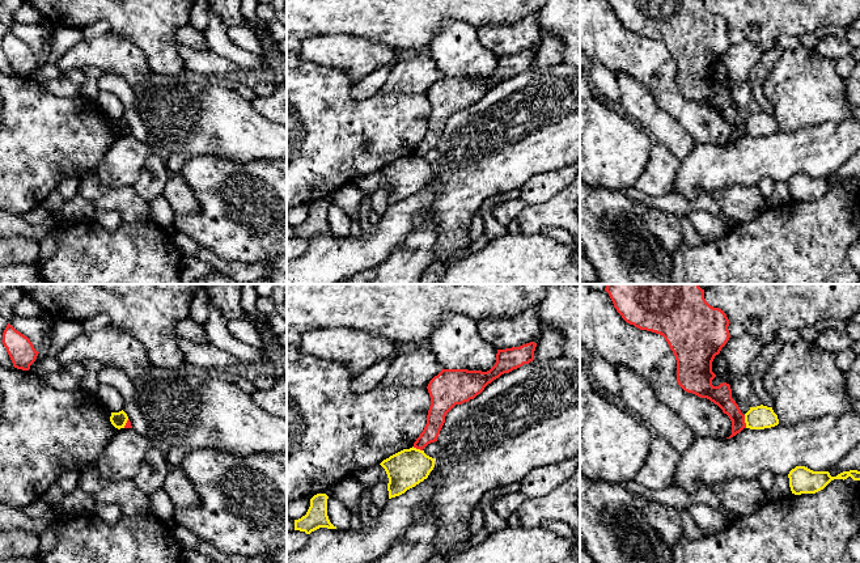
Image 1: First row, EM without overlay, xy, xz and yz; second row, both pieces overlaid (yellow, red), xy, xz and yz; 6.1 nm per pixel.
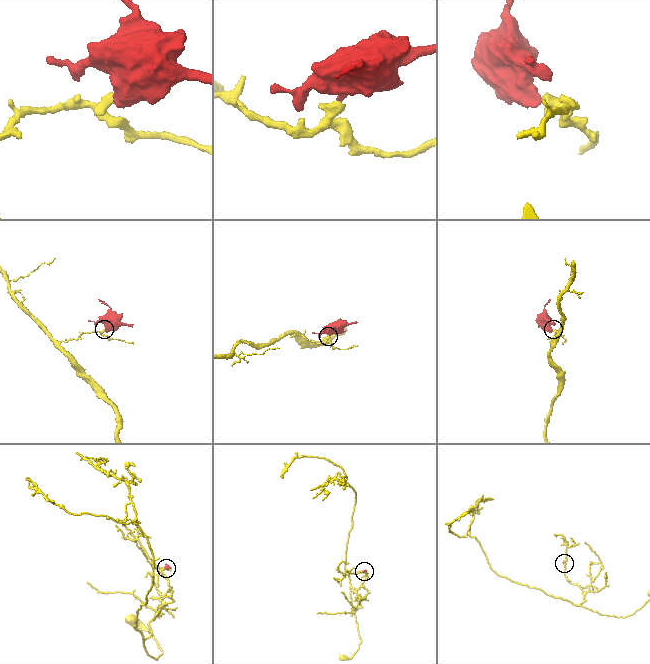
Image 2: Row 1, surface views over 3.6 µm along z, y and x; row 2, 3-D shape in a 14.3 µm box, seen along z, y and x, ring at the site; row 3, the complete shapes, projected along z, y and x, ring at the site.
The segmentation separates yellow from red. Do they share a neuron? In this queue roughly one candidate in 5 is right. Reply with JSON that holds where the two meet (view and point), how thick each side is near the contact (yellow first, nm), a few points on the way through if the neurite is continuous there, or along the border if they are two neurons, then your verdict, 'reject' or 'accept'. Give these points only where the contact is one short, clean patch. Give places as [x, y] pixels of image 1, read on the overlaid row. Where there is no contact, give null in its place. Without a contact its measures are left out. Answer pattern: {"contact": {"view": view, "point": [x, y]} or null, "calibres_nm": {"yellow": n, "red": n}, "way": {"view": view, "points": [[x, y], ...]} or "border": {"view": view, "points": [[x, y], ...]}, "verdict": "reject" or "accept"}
{"contact": {"view": "yz", "point": [745, 422]}, "calibres_nm": {"yellow": 140, "red": 130}, "border": {"view": "yz", "points": [[744, 415], [746, 427]]}, "verdict": "reject"}

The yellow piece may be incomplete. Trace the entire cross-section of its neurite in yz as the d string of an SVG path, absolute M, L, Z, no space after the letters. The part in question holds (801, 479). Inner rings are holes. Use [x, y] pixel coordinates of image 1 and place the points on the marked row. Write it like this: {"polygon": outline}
{"polygon": "M796 466L788 474L789 487L792 494L815 494L823 490L834 479L847 479L851 477L853 481L860 481L860 471L850 470L831 477L829 471L813 471L805 466Z"}

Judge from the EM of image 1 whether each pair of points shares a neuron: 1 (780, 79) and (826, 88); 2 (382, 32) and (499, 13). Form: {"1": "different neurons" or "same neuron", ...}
{"1": "same neuron", "2": "same neuron"}

